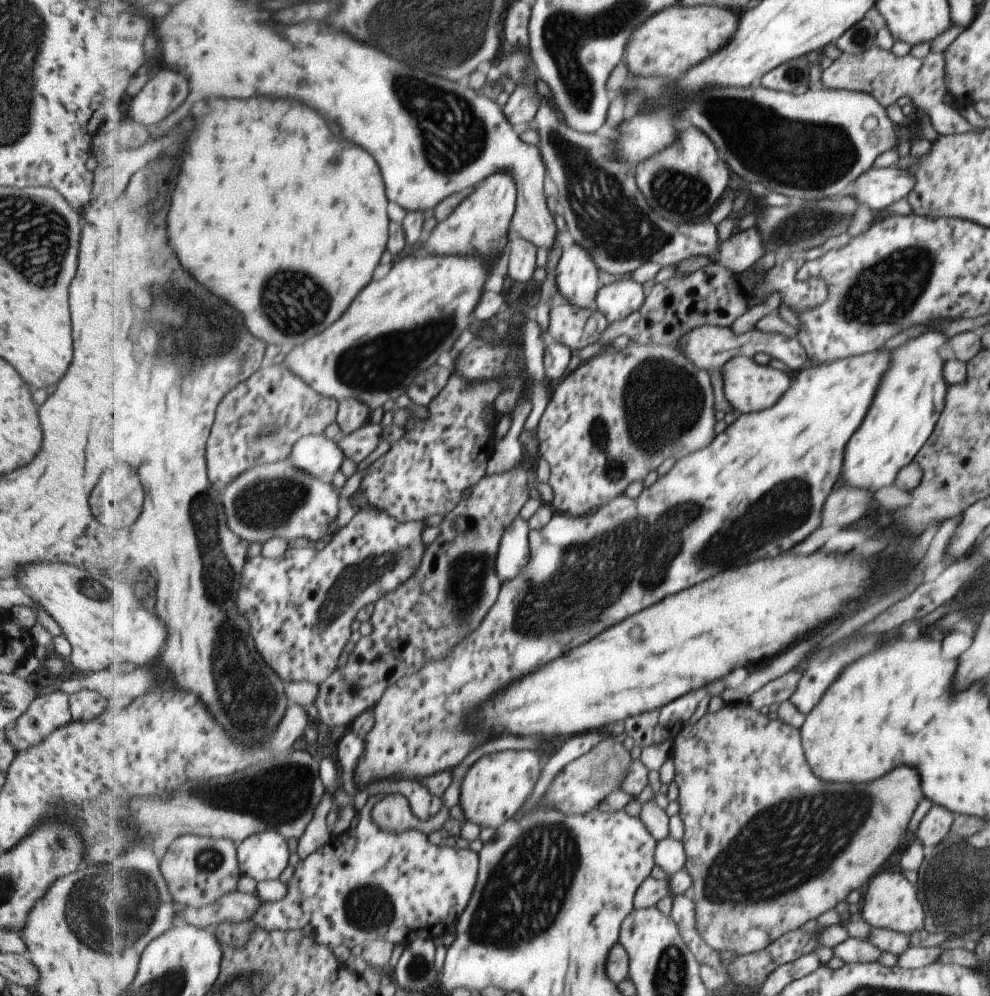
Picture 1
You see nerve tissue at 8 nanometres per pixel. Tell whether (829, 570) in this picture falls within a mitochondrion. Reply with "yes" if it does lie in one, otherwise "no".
no

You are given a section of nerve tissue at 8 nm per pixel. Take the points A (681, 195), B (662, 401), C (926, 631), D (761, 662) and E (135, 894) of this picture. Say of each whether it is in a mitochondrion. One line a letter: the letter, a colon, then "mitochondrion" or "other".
A: mitochondrion
B: mitochondrion
C: other
D: other
E: mitochondrion

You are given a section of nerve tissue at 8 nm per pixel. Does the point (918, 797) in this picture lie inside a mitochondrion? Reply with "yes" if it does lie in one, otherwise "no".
no

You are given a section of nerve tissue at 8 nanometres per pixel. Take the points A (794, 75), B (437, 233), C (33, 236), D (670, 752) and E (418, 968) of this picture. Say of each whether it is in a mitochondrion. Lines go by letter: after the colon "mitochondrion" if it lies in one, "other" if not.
A: mitochondrion
B: other
C: mitochondrion
D: other
E: mitochondrion

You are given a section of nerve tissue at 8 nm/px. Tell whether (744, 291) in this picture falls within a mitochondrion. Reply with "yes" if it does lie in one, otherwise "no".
no

